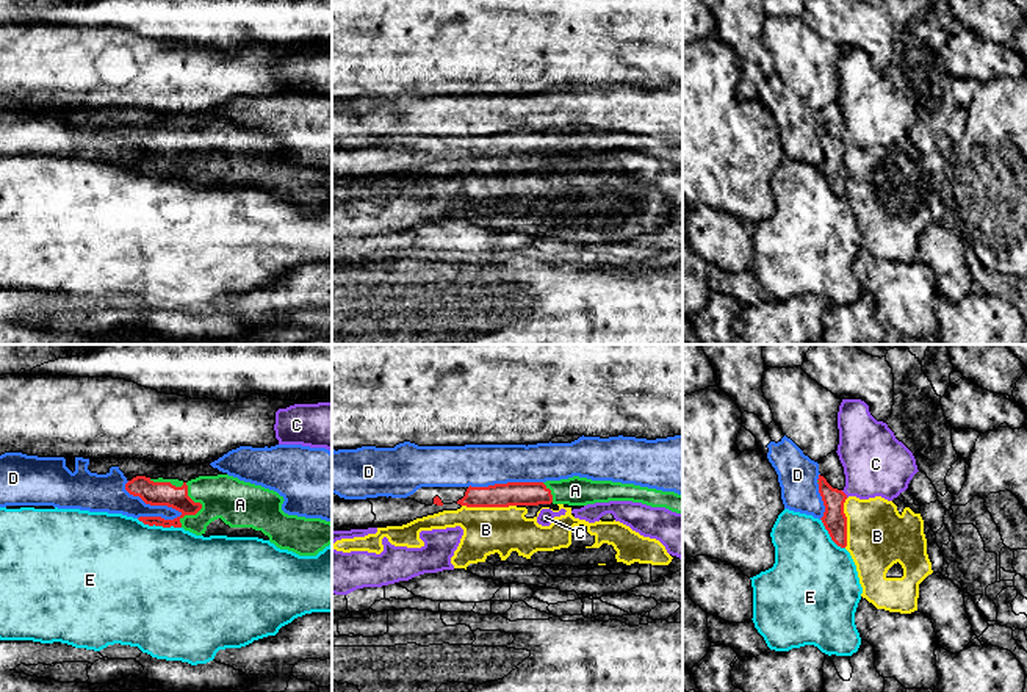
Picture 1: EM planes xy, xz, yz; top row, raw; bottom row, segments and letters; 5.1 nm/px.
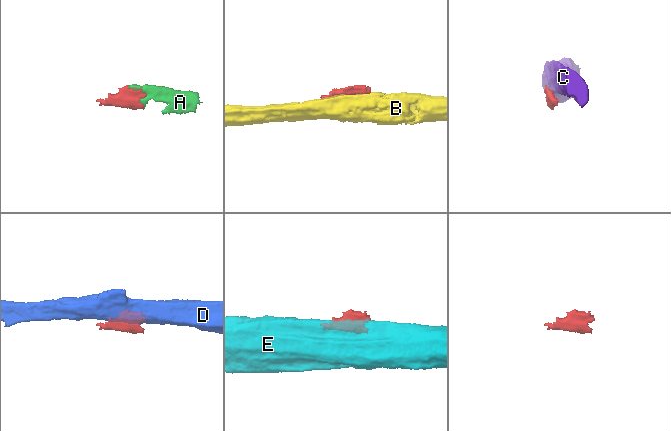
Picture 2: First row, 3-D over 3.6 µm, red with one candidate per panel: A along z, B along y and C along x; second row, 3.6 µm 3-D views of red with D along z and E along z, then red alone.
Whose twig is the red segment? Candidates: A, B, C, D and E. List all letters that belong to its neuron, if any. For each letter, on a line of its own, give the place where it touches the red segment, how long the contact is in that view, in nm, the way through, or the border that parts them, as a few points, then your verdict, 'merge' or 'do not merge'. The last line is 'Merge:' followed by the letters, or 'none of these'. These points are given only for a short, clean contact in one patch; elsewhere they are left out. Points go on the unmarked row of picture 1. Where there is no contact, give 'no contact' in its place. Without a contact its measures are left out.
A: contact xy (182, 135); length 320 nm; way xy (155, 143), (176, 141), (182, 135), (198, 146), (224, 146); merge
B: contact xz (489, 155); length 280 nm; do not merge
C: contact yz (844, 143); length 50 nm; border yz (841, 140), (847, 146); do not merge
D: contact xy (152, 154); length 340 nm; border xy (124, 133), (146, 152), (166, 154), (182, 163); do not merge
E: contact xy (158, 174); length 240 nm; do not merge
Merge: A

